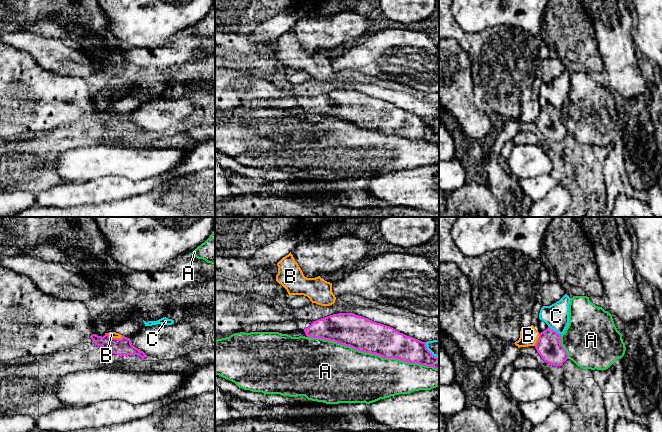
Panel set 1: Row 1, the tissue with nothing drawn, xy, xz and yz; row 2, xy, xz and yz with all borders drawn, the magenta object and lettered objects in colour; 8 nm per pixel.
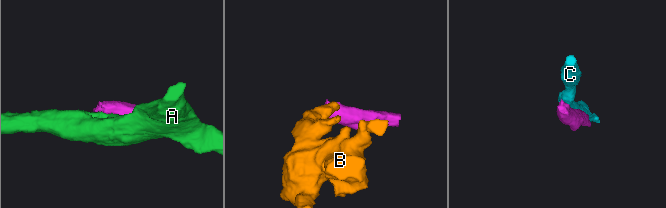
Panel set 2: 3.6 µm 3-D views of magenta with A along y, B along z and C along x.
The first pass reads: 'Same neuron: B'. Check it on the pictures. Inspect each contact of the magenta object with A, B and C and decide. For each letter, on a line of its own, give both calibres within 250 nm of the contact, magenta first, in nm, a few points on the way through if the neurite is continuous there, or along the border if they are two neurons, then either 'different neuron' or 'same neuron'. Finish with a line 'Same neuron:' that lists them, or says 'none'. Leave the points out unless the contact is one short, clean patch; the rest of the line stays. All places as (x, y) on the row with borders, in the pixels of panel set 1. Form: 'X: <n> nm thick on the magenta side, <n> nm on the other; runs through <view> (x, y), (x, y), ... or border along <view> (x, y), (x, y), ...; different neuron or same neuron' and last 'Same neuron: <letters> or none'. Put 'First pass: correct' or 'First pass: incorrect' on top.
First pass: incorrect
A: 260 nm thick on the magenta side, 440 nm on the other; different neuron
B: 140 nm thick on the magenta side, 50 nm on the other; border along xy (107, 333), (110, 337), (122, 337); different neuron
C: 200 nm thick on the magenta side, 200 nm on the other; different neuron
Same neuron: none

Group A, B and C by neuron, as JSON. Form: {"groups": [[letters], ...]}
{"groups": [["A"], ["B"], ["C"]]}

